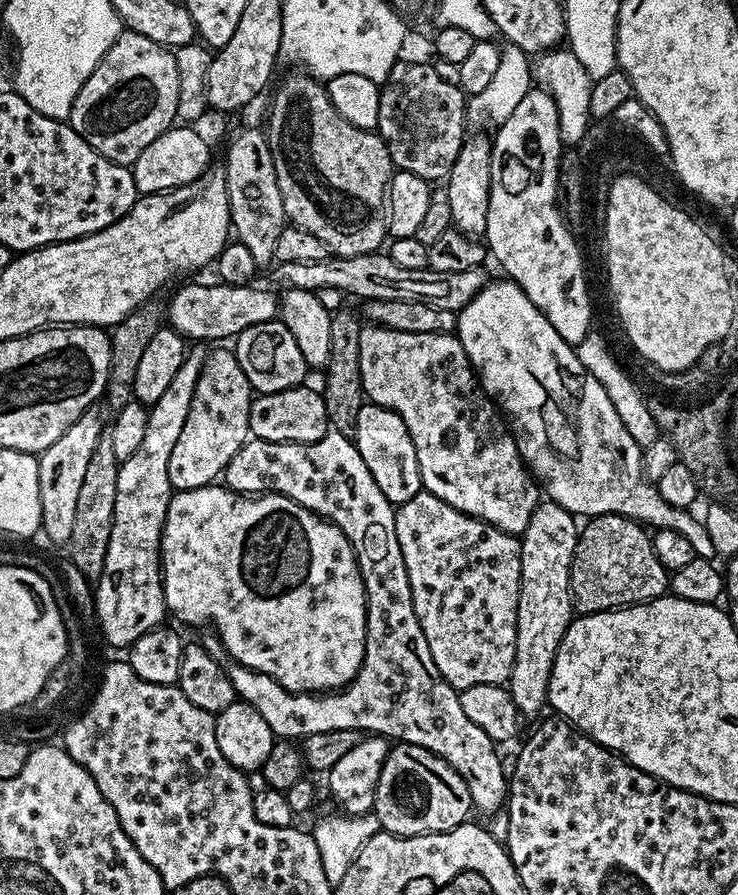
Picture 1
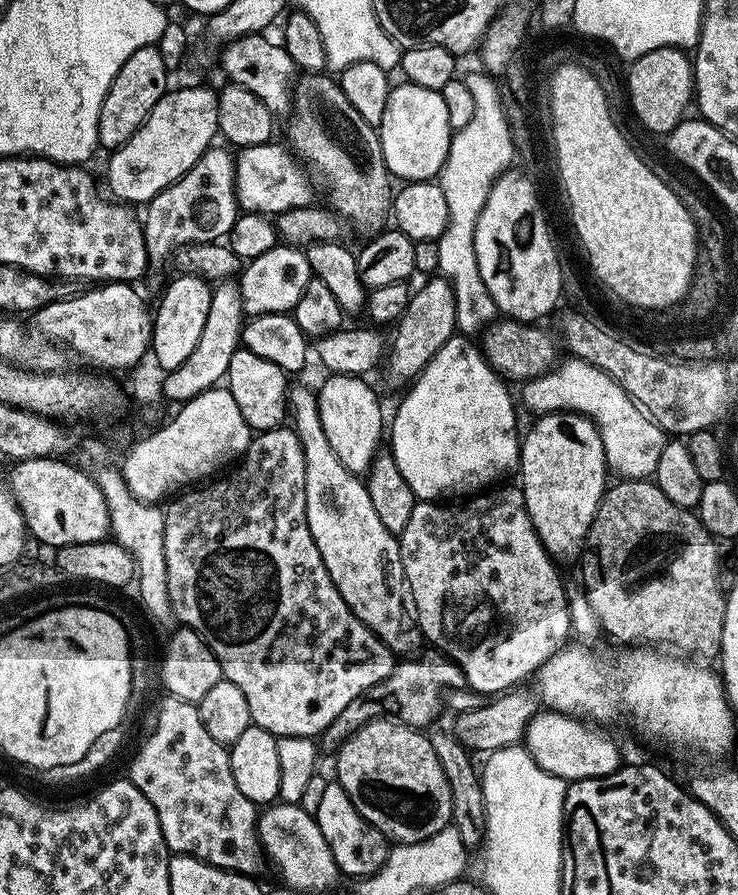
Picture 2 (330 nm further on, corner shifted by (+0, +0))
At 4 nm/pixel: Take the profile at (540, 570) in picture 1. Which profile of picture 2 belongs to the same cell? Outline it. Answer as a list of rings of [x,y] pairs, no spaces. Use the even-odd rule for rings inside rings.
[[[557,410],[537,420],[540,421],[528,433],[523,433],[520,442],[518,484],[534,530],[548,555],[557,561],[572,560],[575,556],[577,559],[600,499],[604,497],[604,479],[610,476],[610,469],[604,462],[602,438],[592,419],[578,412]]]

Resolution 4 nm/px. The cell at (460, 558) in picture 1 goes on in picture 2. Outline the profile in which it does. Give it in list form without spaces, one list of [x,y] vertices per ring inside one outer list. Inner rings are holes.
[[[516,486],[499,488],[473,495],[463,502],[418,502],[412,507],[410,522],[406,522],[406,530],[399,533],[398,536],[406,592],[410,597],[410,604],[414,609],[416,622],[420,626],[423,639],[427,643],[429,640],[433,644],[431,646],[433,649],[439,650],[460,668],[464,676],[464,683],[469,689],[485,694],[499,694],[515,689],[519,685],[516,684],[519,680],[524,680],[527,676],[529,679],[550,657],[565,647],[569,643],[572,632],[565,581],[560,581],[553,557],[548,555],[534,530],[532,519],[526,510],[523,491]]]

